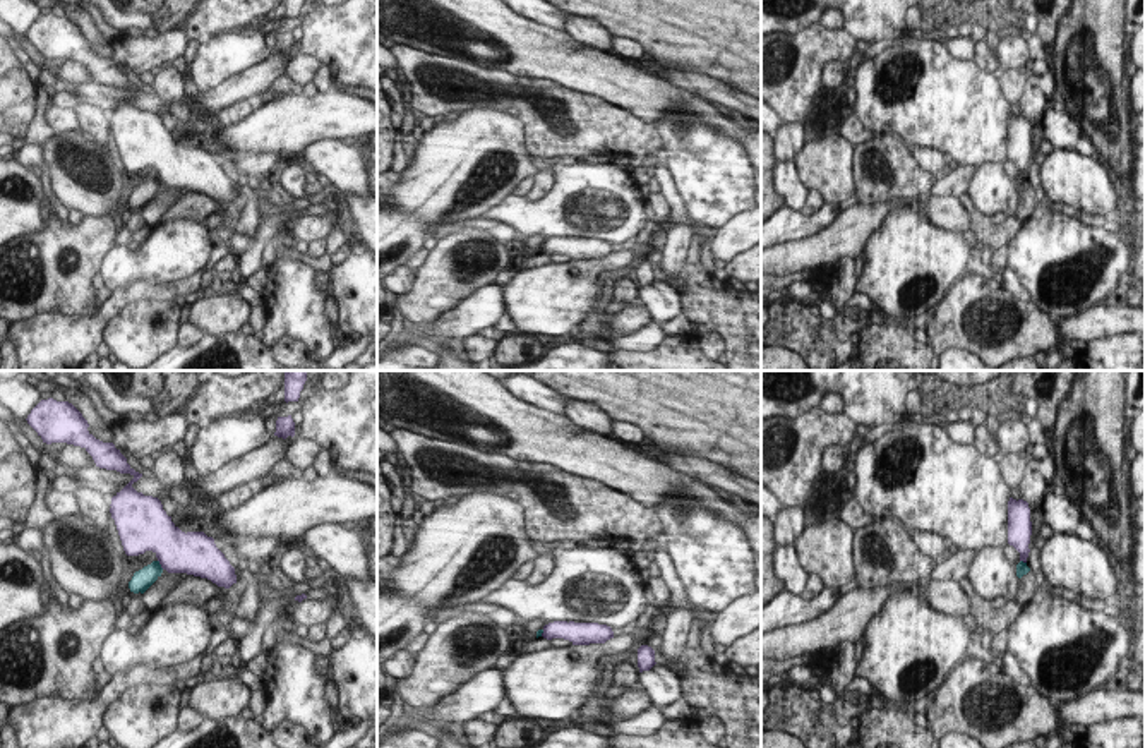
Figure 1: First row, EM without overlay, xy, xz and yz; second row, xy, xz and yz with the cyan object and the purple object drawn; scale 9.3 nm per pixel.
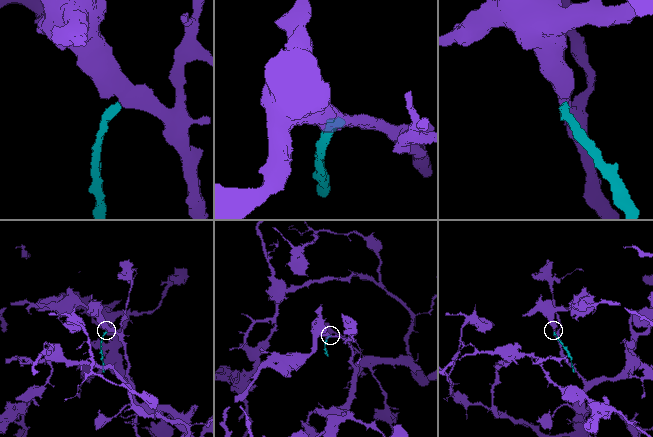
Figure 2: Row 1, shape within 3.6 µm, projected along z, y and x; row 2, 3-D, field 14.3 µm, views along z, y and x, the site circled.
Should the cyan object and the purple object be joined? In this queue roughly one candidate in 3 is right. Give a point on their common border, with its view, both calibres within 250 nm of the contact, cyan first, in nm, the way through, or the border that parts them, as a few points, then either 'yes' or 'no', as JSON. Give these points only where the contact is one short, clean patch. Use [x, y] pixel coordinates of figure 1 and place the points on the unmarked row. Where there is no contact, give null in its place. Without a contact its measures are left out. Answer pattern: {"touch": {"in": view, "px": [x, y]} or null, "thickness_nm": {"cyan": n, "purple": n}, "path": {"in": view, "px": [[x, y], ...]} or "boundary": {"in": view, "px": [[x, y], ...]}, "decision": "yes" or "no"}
{"touch": {"in": "xy", "px": [160, 180]}, "thickness_nm": {"cyan": 190, "purple": 380}, "boundary": {"in": "xy", "px": [[158, 175], [163, 184]]}, "decision": "no"}

